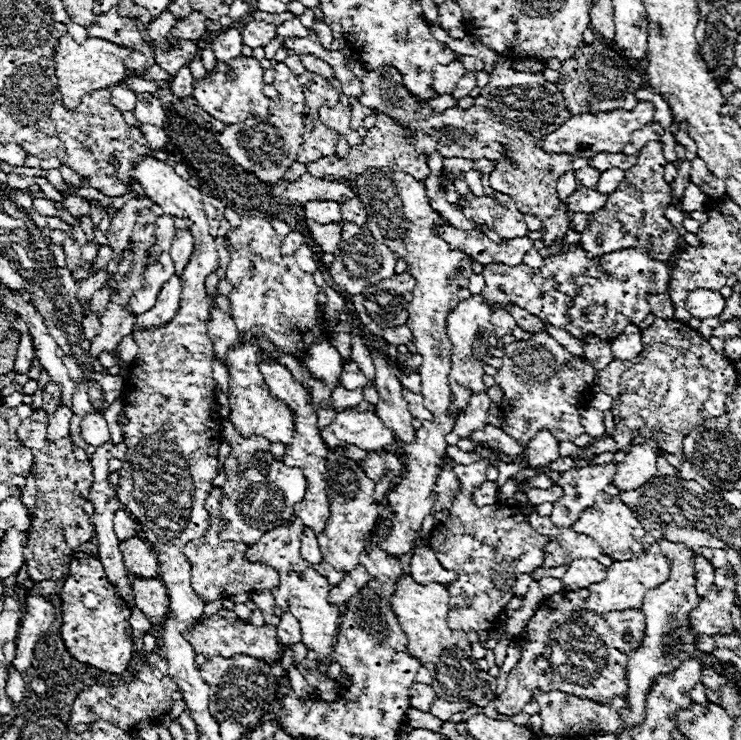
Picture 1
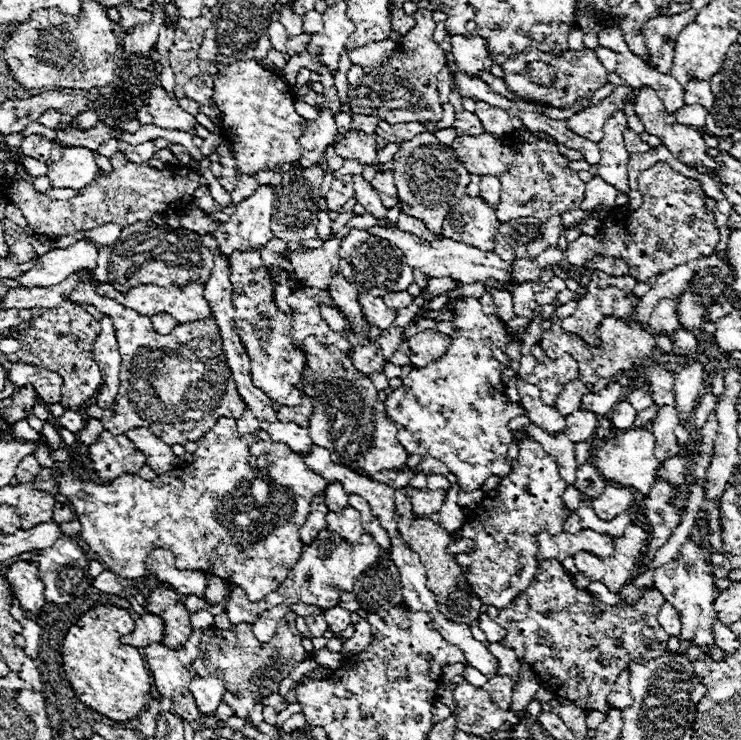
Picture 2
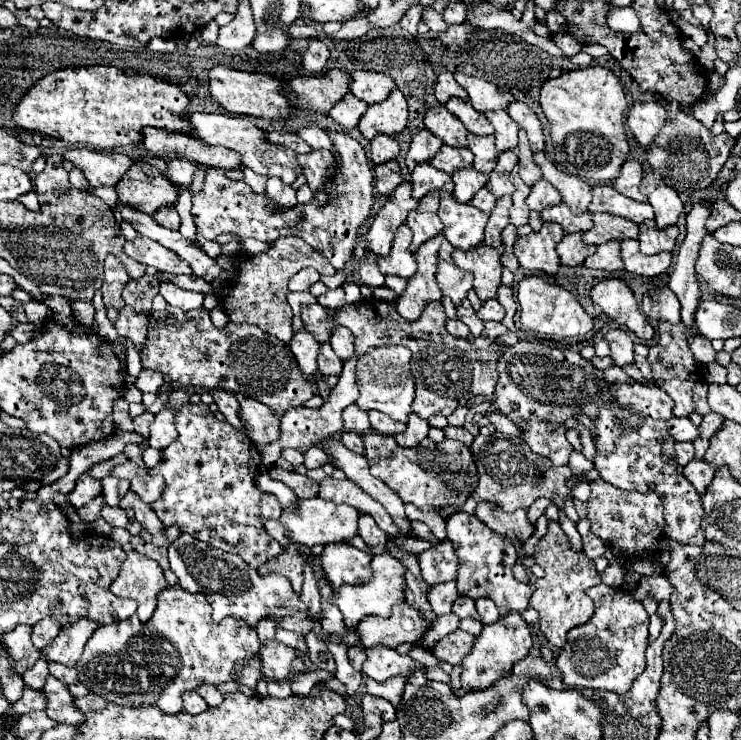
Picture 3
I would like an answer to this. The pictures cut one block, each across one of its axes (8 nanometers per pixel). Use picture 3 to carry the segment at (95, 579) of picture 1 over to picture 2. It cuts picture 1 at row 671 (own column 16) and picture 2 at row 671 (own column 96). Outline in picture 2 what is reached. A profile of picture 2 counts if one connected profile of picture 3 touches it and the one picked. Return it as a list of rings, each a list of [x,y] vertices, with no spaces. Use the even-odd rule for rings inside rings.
[[[94,606],[68,630],[62,644],[64,670],[78,700],[114,722],[134,720],[150,700],[150,672],[146,662],[138,648],[120,642],[132,628],[134,620],[126,610],[116,606]]]

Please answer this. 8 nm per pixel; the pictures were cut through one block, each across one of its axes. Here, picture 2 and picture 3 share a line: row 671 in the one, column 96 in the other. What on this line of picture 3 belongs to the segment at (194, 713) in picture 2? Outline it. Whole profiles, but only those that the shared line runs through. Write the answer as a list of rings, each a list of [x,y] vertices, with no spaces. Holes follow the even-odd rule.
[[[68,148],[62,154],[62,158],[70,160],[76,168],[80,168],[92,188],[98,188],[102,184],[114,186],[132,164],[132,160],[126,154],[98,152],[86,148]]]

